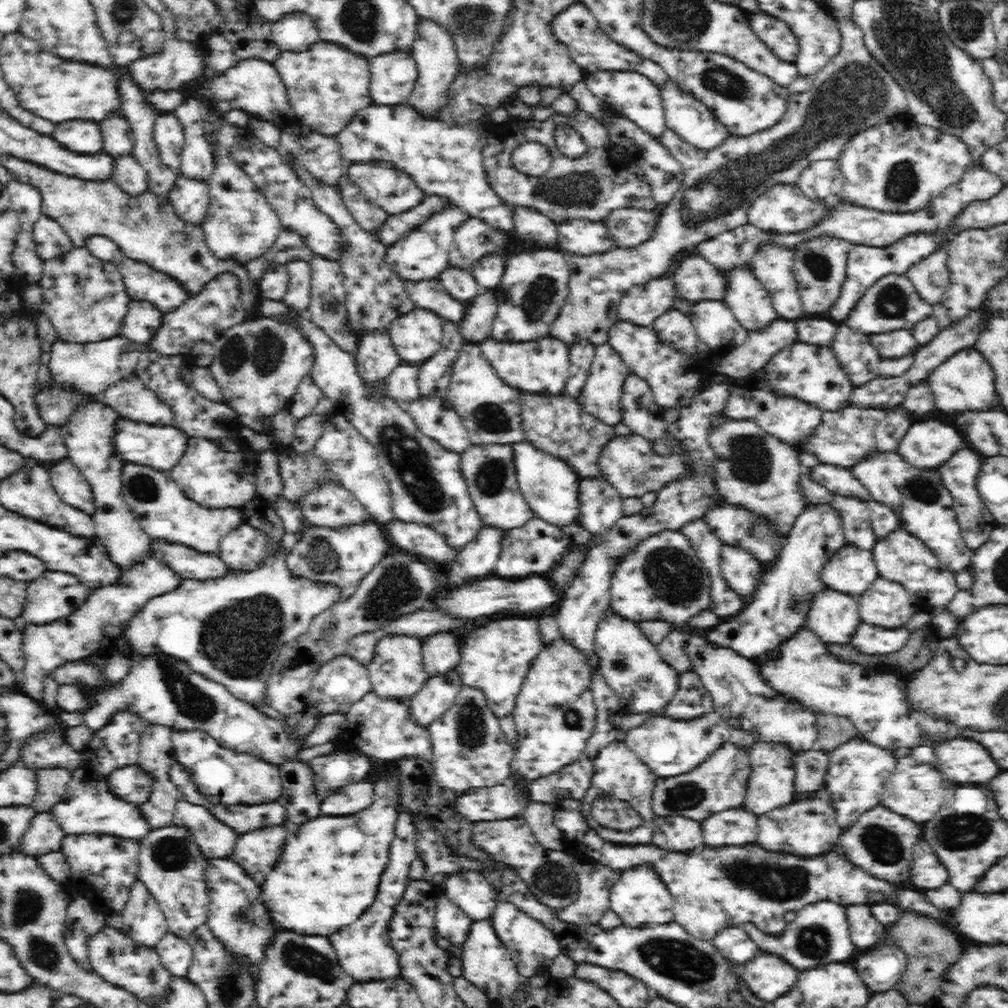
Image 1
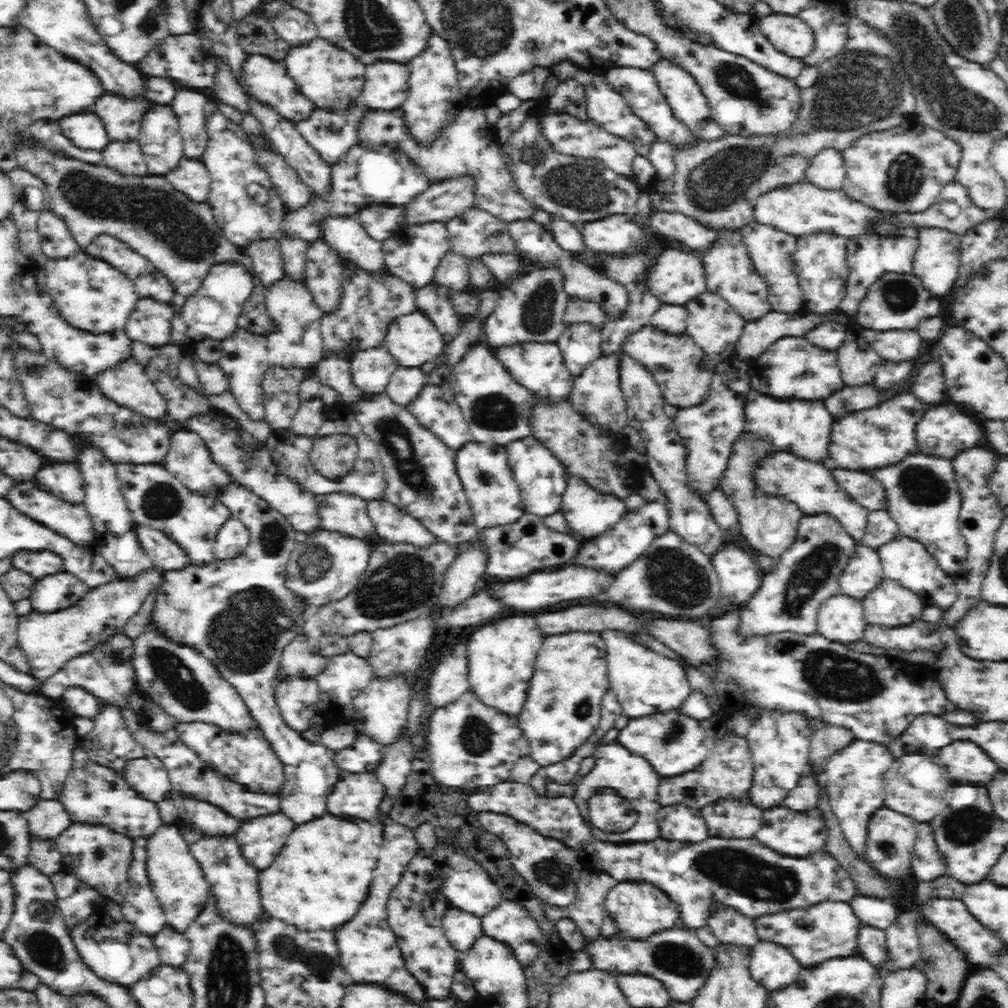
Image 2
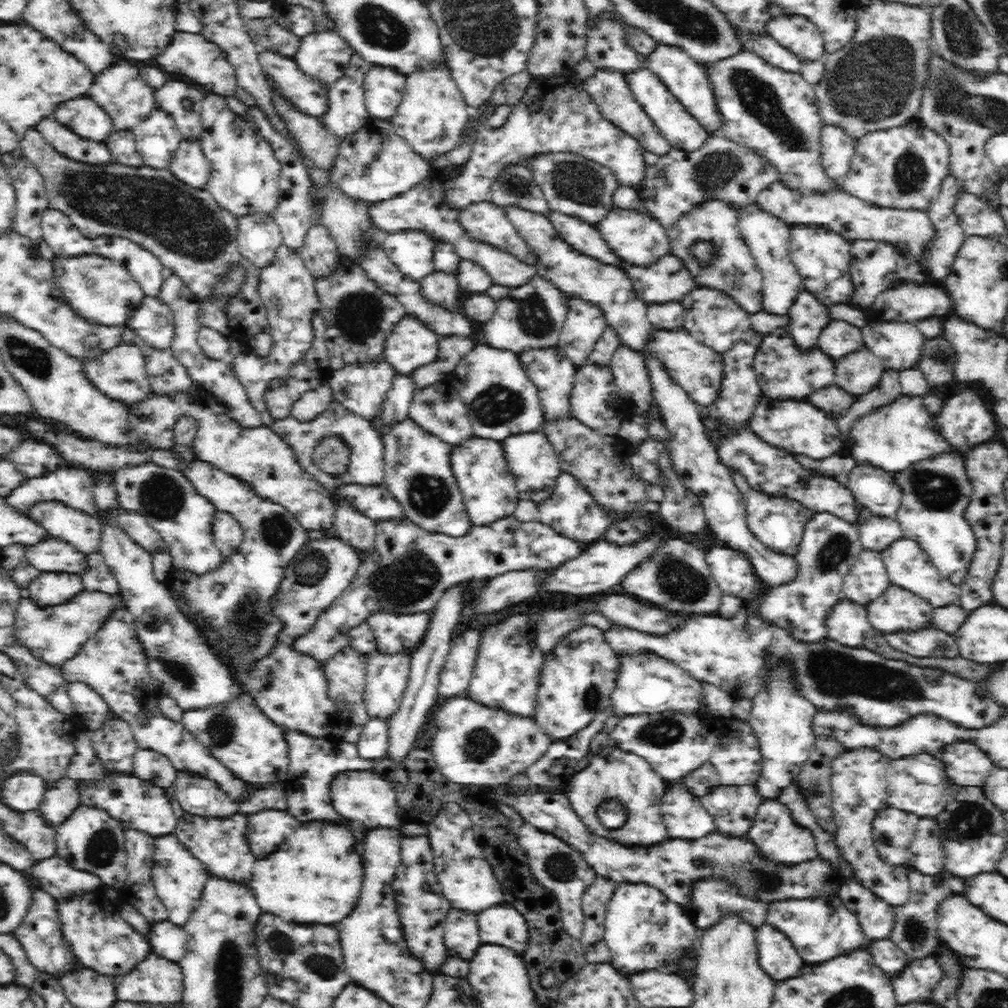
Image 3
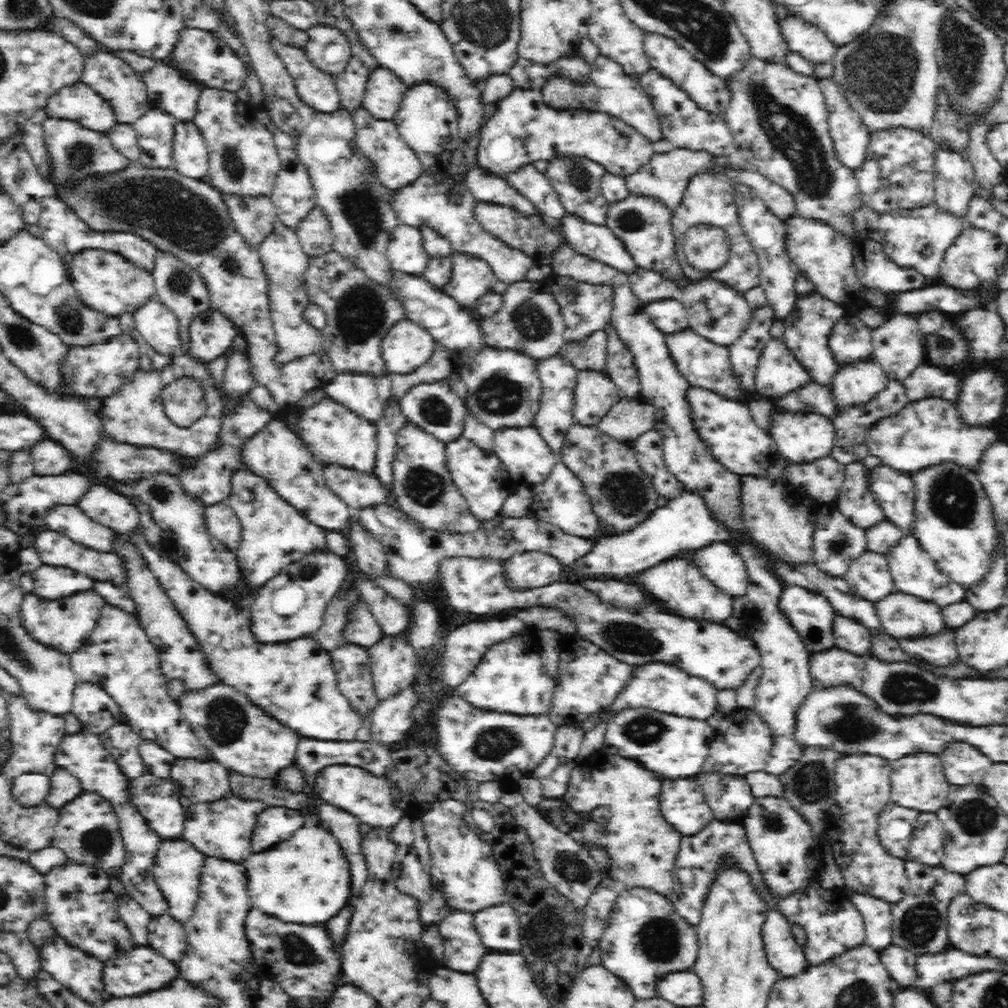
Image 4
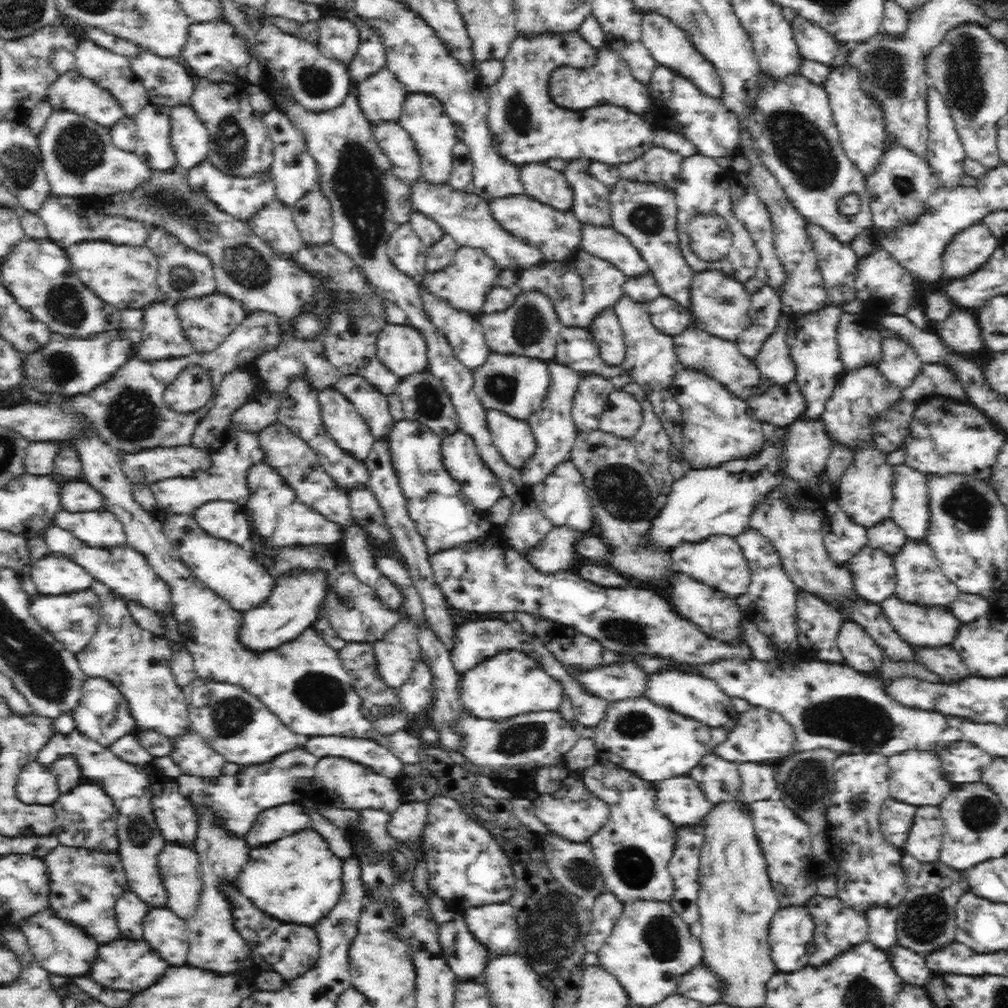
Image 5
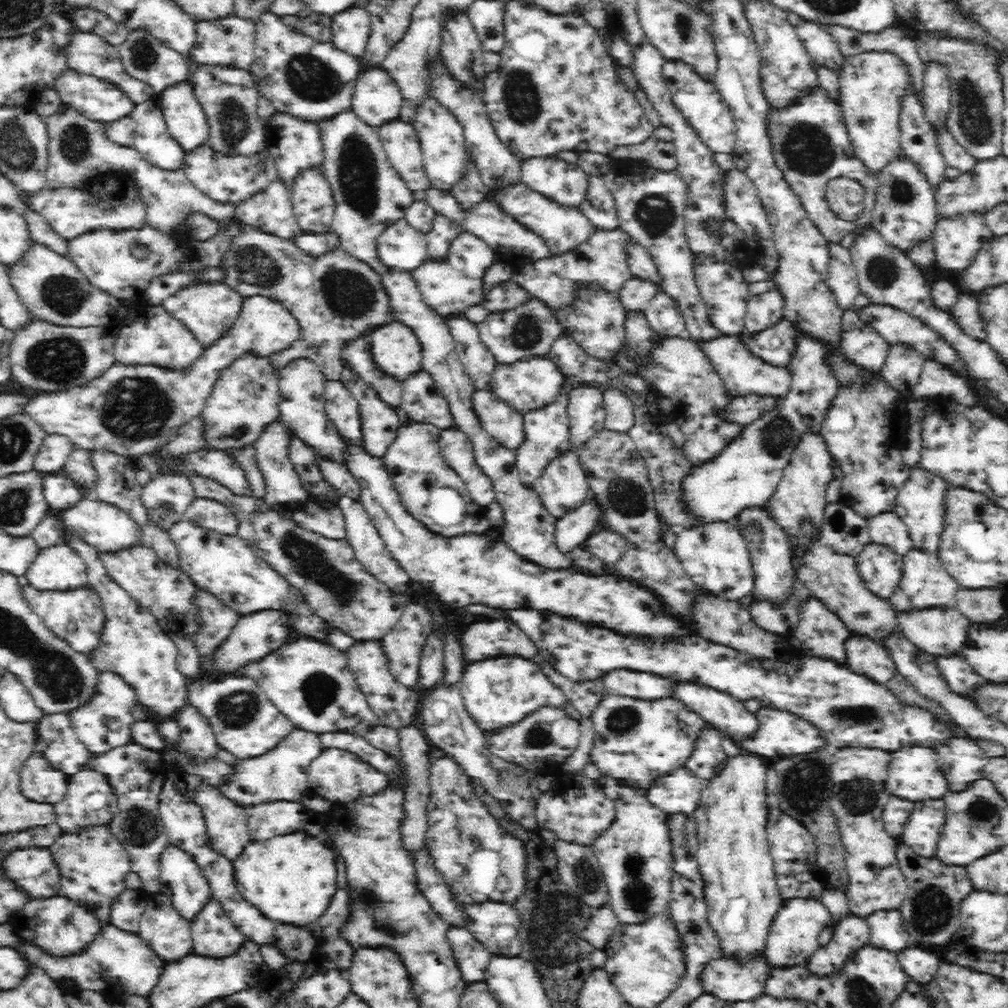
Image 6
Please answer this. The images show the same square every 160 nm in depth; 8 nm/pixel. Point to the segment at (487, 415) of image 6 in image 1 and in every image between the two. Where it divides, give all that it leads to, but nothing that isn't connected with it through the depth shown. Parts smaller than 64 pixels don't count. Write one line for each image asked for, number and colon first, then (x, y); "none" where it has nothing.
1: (549, 485)
2: (540, 476)
3: (531, 458)
4: (523, 452)
5: (513, 437)

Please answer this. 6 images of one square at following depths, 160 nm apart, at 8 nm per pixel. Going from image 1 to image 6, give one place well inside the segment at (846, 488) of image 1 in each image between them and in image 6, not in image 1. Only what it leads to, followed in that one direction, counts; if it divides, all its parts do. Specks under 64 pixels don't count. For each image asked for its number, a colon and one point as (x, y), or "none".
2: (862, 486)
3: (876, 488)
4: (895, 489)
5: (911, 510)
6: (920, 503)

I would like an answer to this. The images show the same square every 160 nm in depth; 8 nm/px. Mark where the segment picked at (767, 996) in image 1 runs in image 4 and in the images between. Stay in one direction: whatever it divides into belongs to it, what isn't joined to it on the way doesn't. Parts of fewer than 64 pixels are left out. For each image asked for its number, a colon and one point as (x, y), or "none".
2: (772, 964)
3: (777, 955)
4: (785, 954)

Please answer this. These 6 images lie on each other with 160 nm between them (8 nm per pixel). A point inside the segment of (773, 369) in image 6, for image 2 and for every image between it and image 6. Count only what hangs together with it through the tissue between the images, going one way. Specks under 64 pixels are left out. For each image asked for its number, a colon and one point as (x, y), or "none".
2: (684, 371)
3: (699, 369)
4: (704, 363)
5: (719, 357)

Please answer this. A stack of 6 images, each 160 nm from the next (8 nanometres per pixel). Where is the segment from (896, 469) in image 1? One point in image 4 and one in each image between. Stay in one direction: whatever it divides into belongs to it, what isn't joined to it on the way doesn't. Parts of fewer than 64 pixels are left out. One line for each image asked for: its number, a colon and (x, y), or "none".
2: (924, 498)
3: (936, 493)
4: (955, 522)

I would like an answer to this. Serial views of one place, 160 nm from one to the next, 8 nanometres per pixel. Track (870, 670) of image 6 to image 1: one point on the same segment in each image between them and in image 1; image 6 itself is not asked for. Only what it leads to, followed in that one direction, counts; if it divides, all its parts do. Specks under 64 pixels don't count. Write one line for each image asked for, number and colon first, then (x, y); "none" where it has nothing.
1: (834, 616)
2: (841, 619)
3: (848, 624)
4: (850, 636)
5: (859, 650)

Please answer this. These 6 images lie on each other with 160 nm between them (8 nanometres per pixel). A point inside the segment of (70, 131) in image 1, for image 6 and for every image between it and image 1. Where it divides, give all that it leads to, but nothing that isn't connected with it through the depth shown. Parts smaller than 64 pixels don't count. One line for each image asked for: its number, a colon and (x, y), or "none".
2: (86, 129)
3: (84, 116)
4: (78, 101)
5: (71, 91)
6: (99, 100)

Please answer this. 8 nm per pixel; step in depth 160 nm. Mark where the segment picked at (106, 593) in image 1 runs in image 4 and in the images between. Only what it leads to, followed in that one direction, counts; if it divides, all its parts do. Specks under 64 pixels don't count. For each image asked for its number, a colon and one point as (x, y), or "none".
2: (49, 640)
3: (56, 633)
4: (64, 624)

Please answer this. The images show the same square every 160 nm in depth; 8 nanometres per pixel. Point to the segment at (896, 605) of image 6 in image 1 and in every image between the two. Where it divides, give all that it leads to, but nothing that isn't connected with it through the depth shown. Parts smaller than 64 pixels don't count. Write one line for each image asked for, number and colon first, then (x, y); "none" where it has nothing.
1: (902, 558)
2: (904, 561)
3: (907, 565)
4: (914, 572)
5: (920, 580)

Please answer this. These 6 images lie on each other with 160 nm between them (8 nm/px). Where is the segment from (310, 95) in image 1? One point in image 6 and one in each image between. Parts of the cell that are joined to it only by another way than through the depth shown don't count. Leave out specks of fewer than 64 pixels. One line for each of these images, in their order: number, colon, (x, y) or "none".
2: (331, 77)
3: (324, 55)
4: (328, 48)
5: (339, 37)
6: (351, 29)

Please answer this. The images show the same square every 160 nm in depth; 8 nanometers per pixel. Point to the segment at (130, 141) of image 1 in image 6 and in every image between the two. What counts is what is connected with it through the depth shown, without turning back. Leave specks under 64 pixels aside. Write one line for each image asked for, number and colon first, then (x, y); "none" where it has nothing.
2: (122, 116)
3: (128, 99)
4: (110, 77)
5: (112, 71)
6: (88, 54)

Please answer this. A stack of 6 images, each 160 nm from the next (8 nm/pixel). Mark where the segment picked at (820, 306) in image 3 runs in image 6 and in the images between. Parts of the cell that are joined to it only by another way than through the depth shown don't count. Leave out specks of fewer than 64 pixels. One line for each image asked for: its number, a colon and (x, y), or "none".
4: (808, 327)
5: (812, 340)
6: (745, 473)

